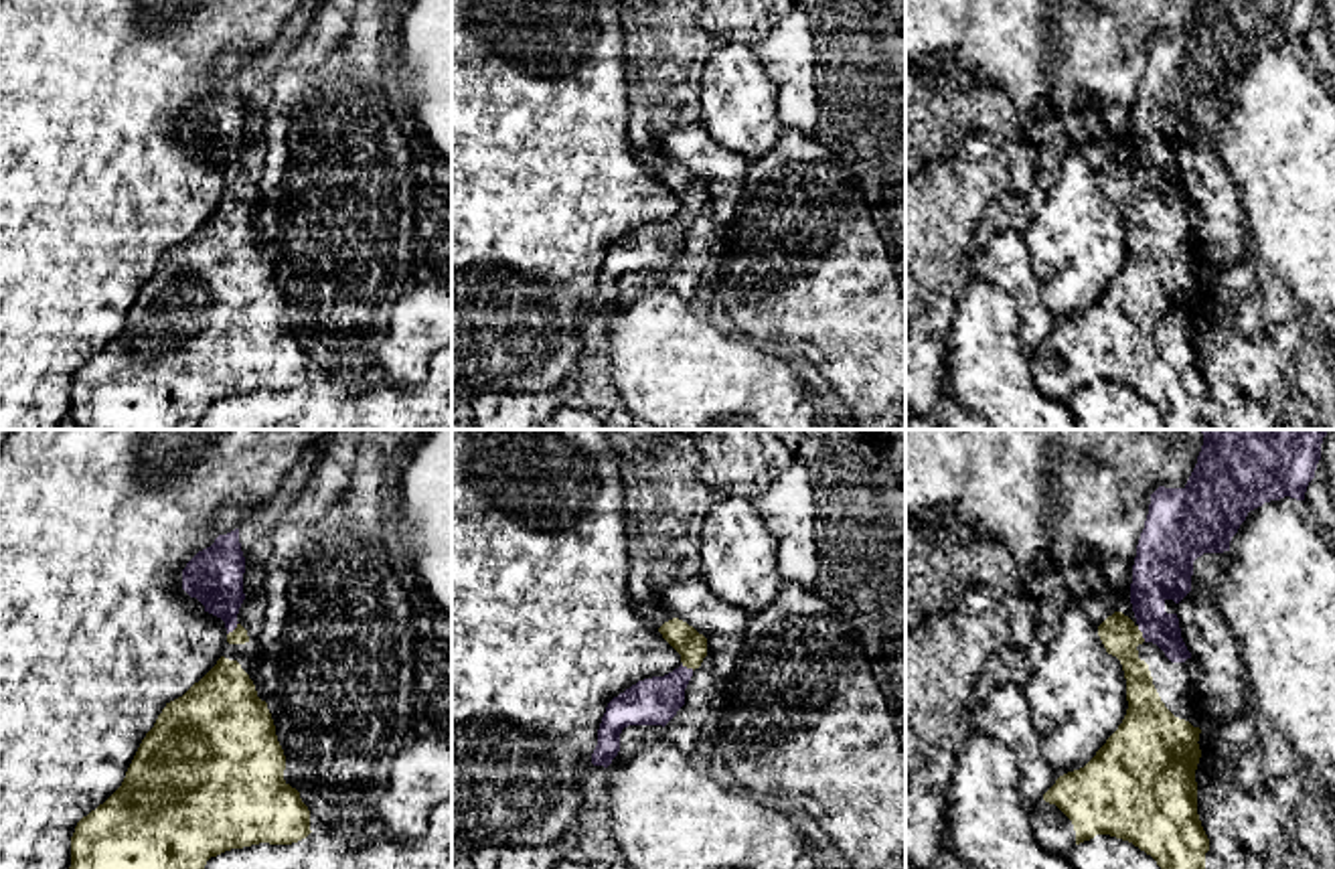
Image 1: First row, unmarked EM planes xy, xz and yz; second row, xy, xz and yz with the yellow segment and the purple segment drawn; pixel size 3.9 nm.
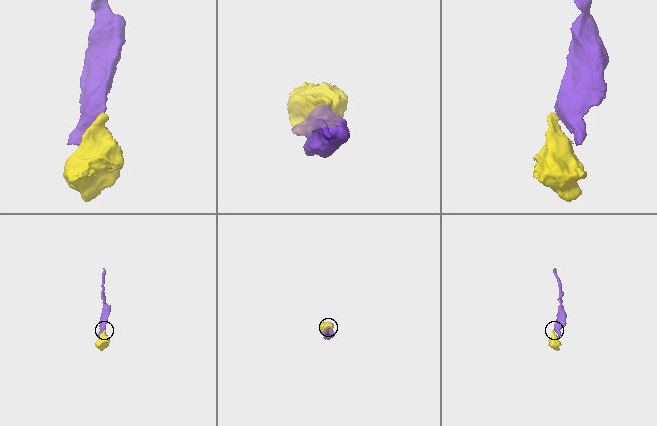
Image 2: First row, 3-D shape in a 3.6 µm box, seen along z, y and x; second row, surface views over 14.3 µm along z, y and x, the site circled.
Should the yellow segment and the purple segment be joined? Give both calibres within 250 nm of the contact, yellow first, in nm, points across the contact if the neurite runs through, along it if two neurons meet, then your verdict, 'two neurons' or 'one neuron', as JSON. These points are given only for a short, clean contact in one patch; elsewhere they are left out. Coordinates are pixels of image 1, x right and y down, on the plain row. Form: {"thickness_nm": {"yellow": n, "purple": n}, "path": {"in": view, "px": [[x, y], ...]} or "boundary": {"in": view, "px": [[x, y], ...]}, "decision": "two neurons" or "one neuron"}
{"thickness_nm": {"yellow": 150, "purple": 200}, "path": {"in": "yz", "px": [[1119, 181], [1141, 181], [1157, 120]]}, "decision": "one neuron"}

